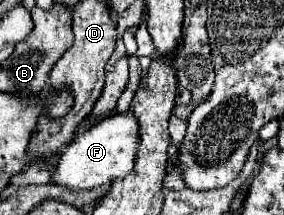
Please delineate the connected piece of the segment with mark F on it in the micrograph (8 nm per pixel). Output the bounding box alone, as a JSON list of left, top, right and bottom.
[54,111,140,189]

